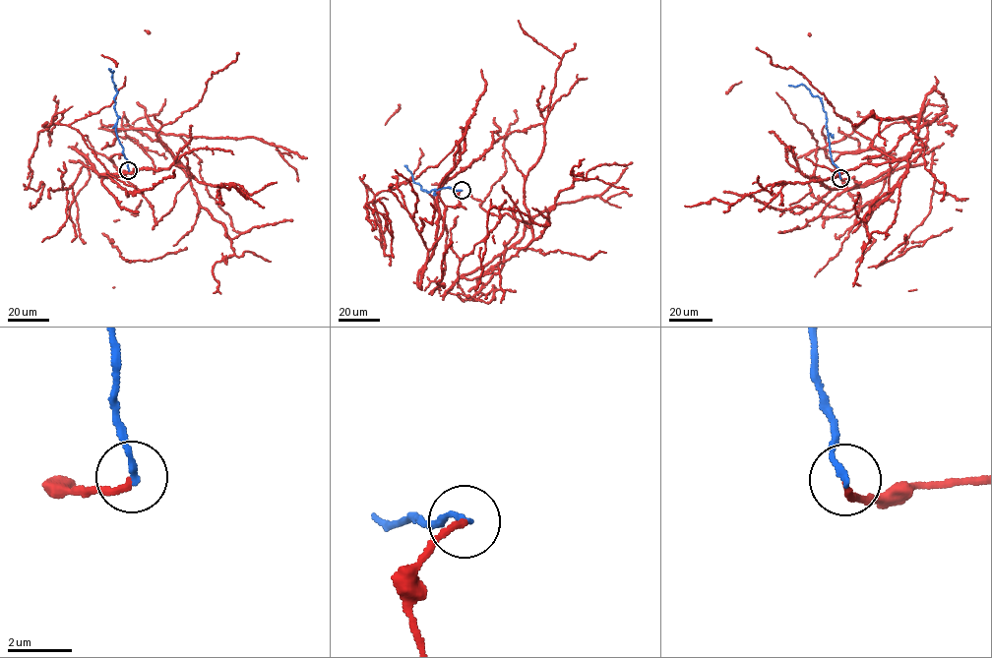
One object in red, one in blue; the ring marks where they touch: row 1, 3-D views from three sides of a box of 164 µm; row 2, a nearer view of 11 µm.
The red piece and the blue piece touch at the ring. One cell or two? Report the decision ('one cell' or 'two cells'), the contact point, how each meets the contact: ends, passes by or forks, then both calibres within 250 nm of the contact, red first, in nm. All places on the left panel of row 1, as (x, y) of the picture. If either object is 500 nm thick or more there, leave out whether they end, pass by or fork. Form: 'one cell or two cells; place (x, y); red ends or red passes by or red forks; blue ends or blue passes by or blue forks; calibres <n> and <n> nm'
two cells; place (128, 170); red ends; blue ends; calibres 200 and 200 nm

